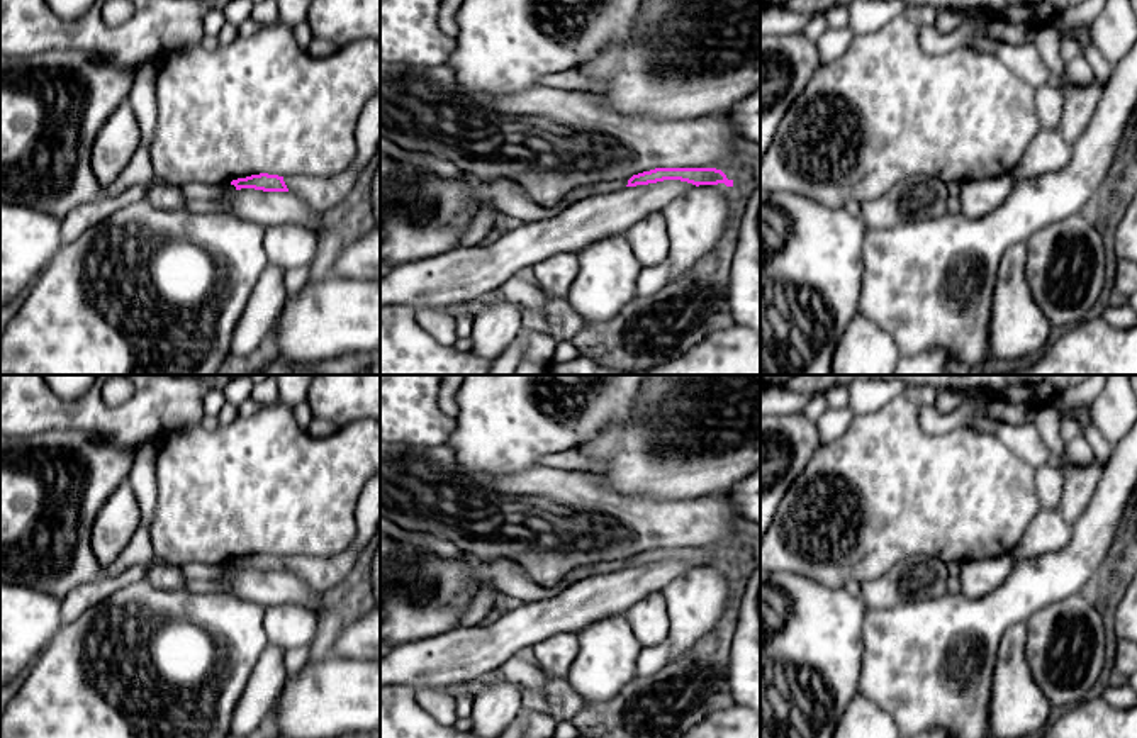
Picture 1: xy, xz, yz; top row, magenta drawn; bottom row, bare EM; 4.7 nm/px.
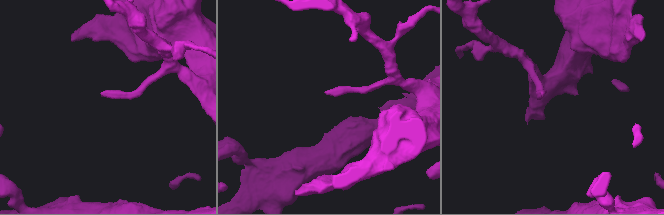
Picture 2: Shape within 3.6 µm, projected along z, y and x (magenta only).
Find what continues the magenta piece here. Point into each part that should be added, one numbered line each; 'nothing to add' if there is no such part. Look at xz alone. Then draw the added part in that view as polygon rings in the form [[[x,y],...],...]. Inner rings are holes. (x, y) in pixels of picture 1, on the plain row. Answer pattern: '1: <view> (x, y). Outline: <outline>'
1: xz (503, 574). Outline: [[[380,517],[380,531],[385,534],[400,540],[400,541],[409,541],[412,545],[417,545],[421,548],[428,548],[429,551],[450,558],[450,560],[458,560],[465,562],[472,568],[473,582],[477,589],[484,587],[496,587],[501,594],[514,597],[523,601],[524,604],[528,602],[536,602],[541,599],[550,599],[568,589],[570,585],[594,577],[594,575],[606,575],[611,572],[619,572],[628,565],[628,560],[631,558],[623,558],[618,562],[601,562],[594,565],[580,565],[568,573],[565,573],[555,585],[552,587],[543,587],[533,582],[529,577],[521,575],[518,572],[518,567],[514,562],[501,558],[494,562],[482,562],[468,553],[463,553],[455,543],[445,541],[434,536],[414,533],[414,531],[406,531],[399,526],[395,526],[392,521]]]

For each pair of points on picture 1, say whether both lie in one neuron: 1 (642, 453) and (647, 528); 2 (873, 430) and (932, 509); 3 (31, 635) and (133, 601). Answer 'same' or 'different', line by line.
1: different
2: same
3: different

